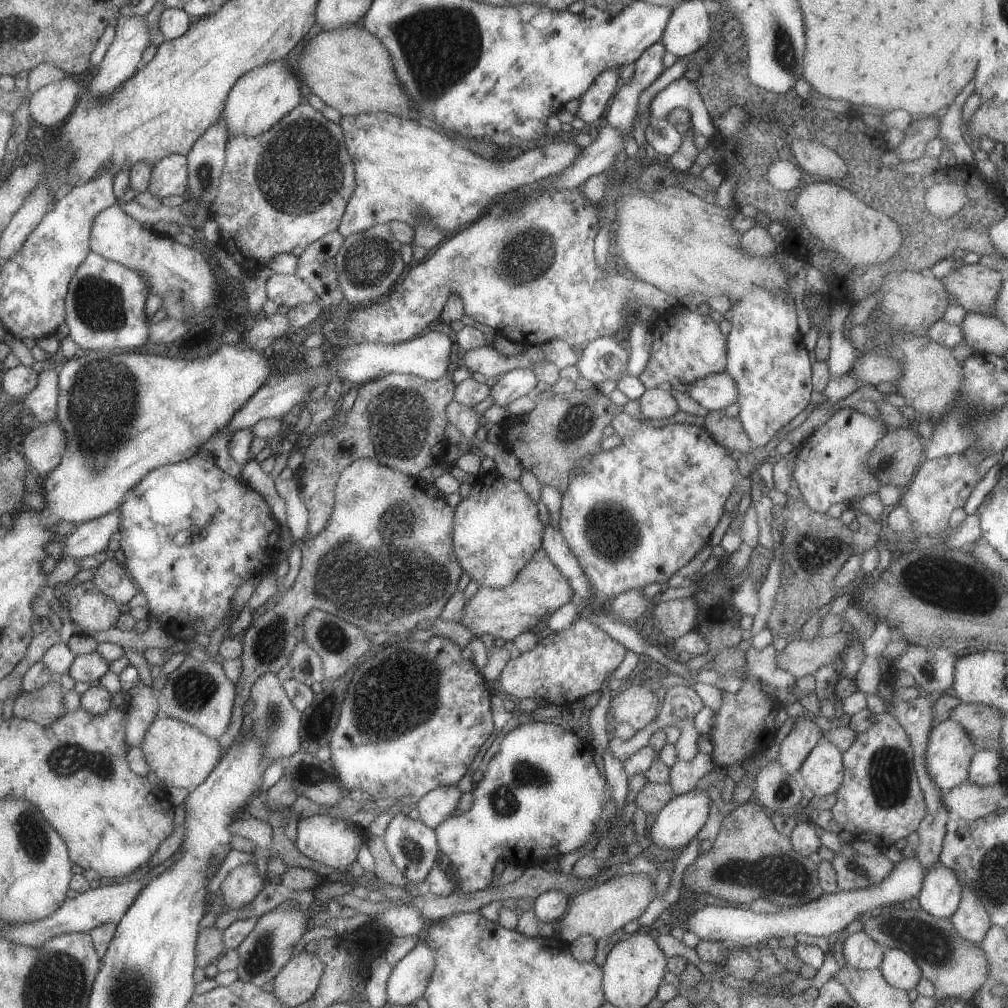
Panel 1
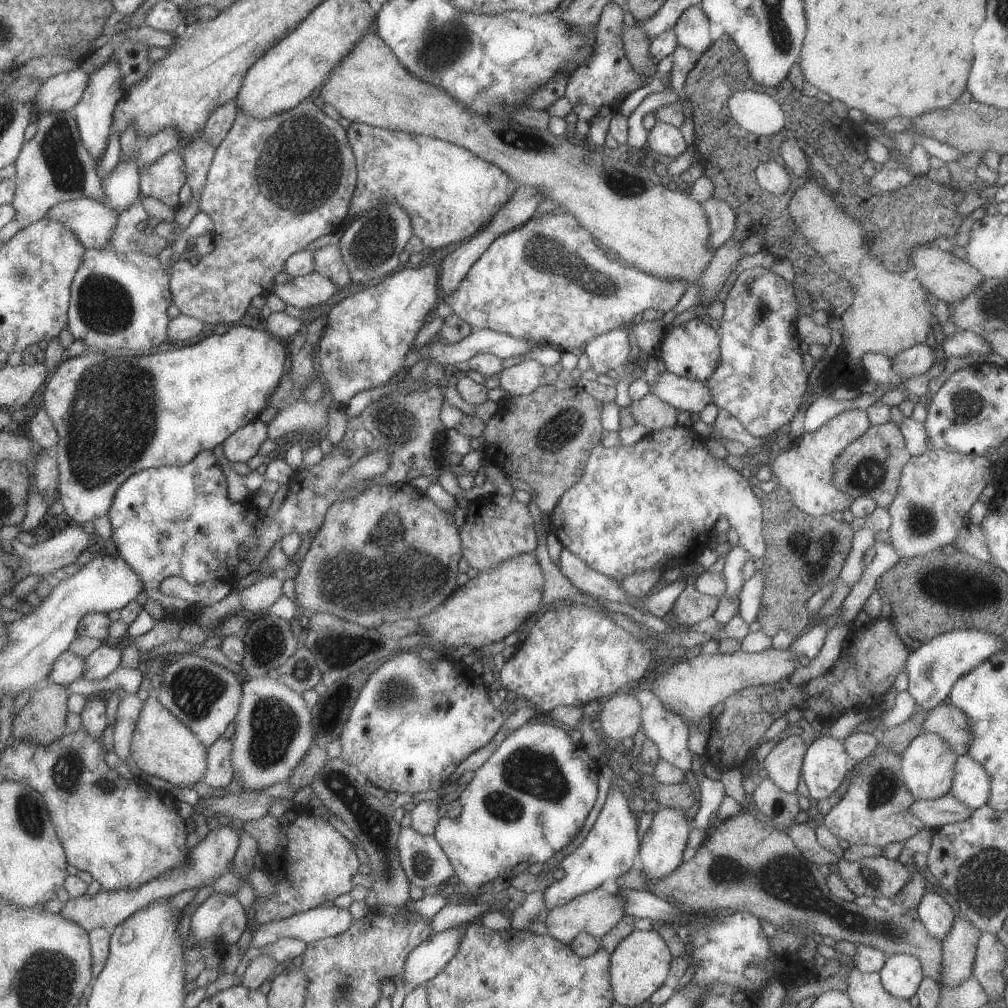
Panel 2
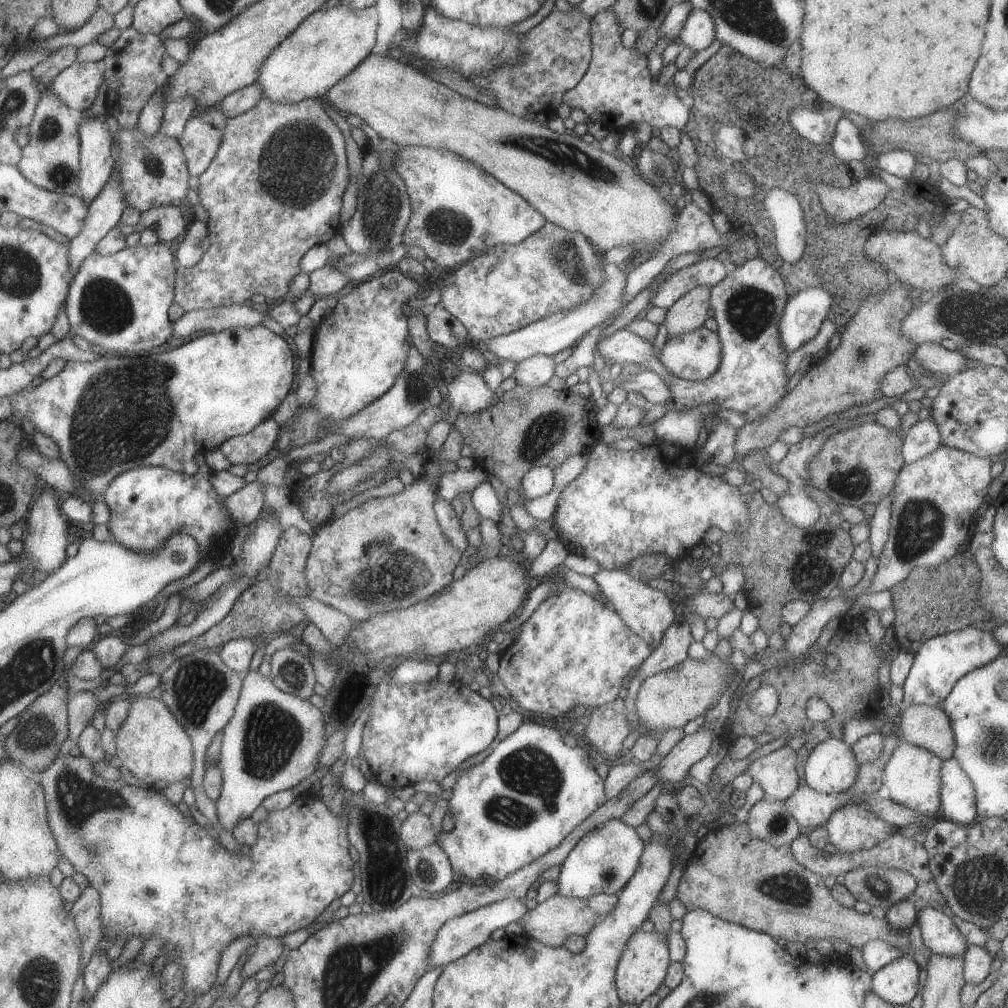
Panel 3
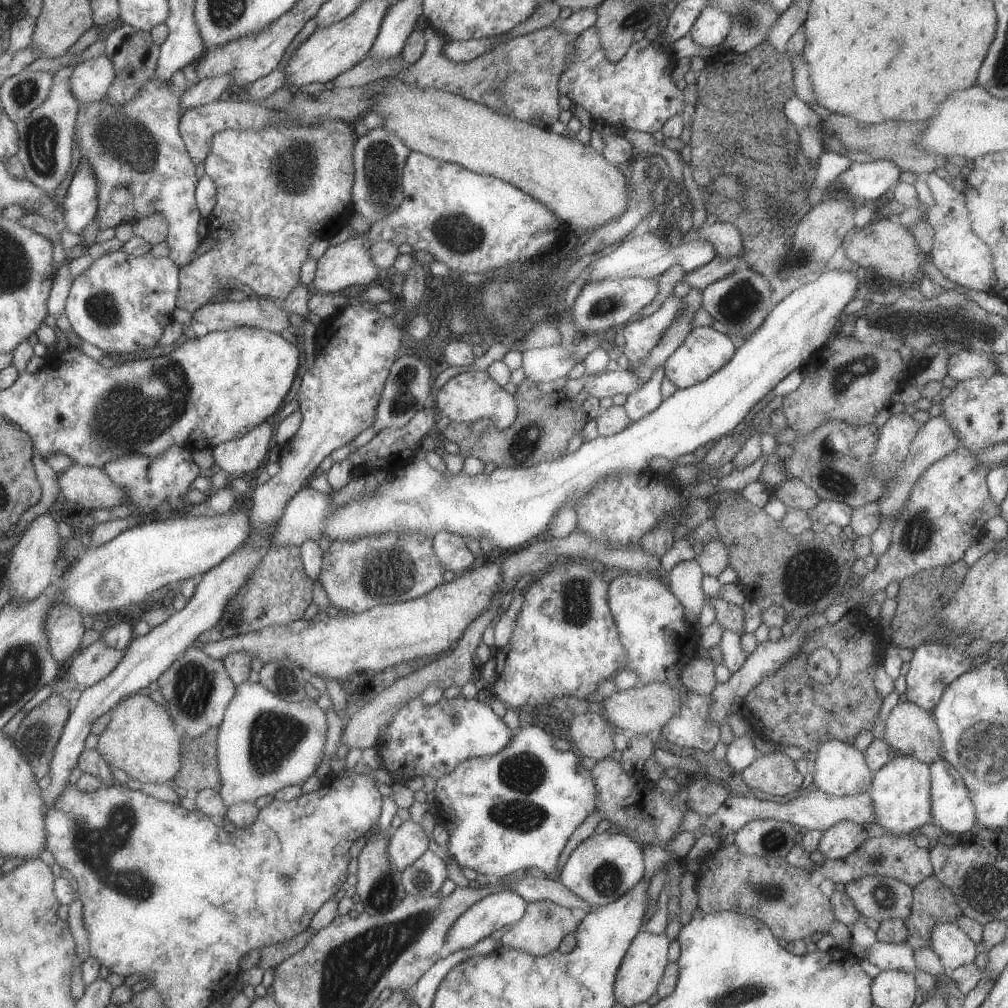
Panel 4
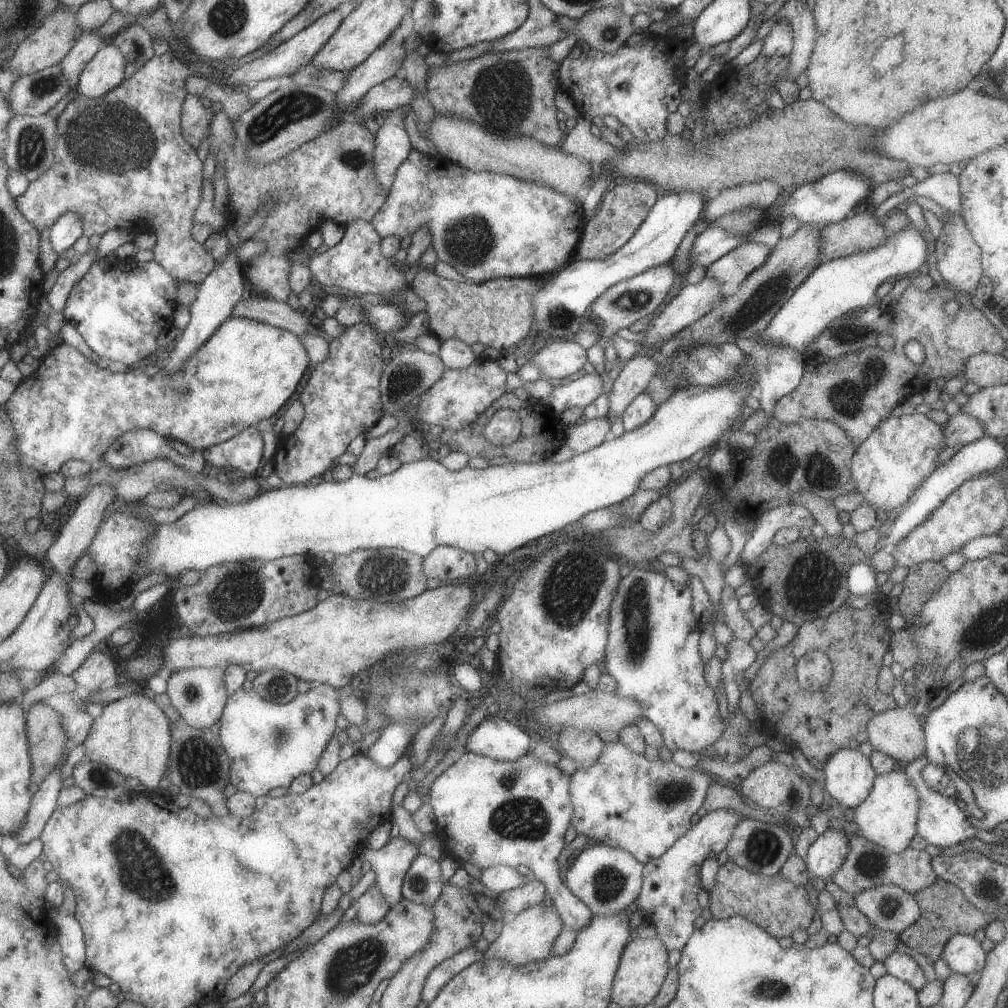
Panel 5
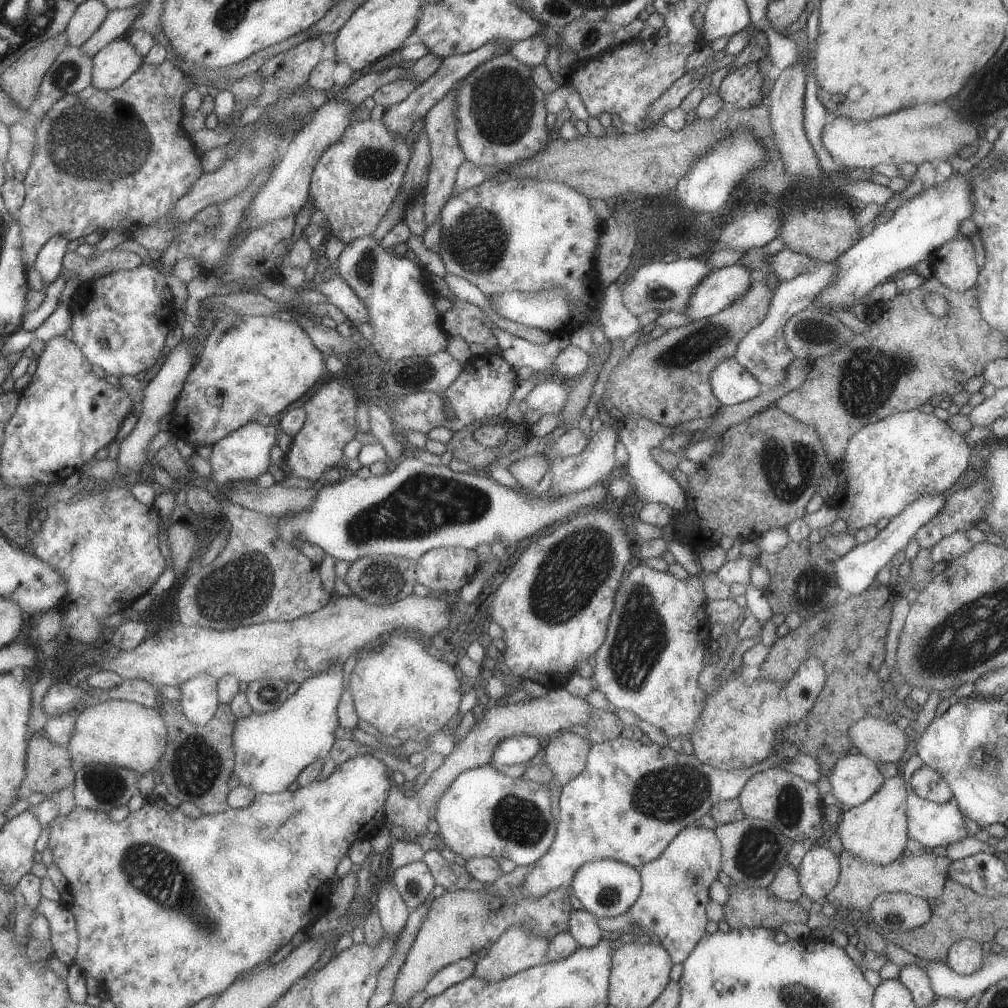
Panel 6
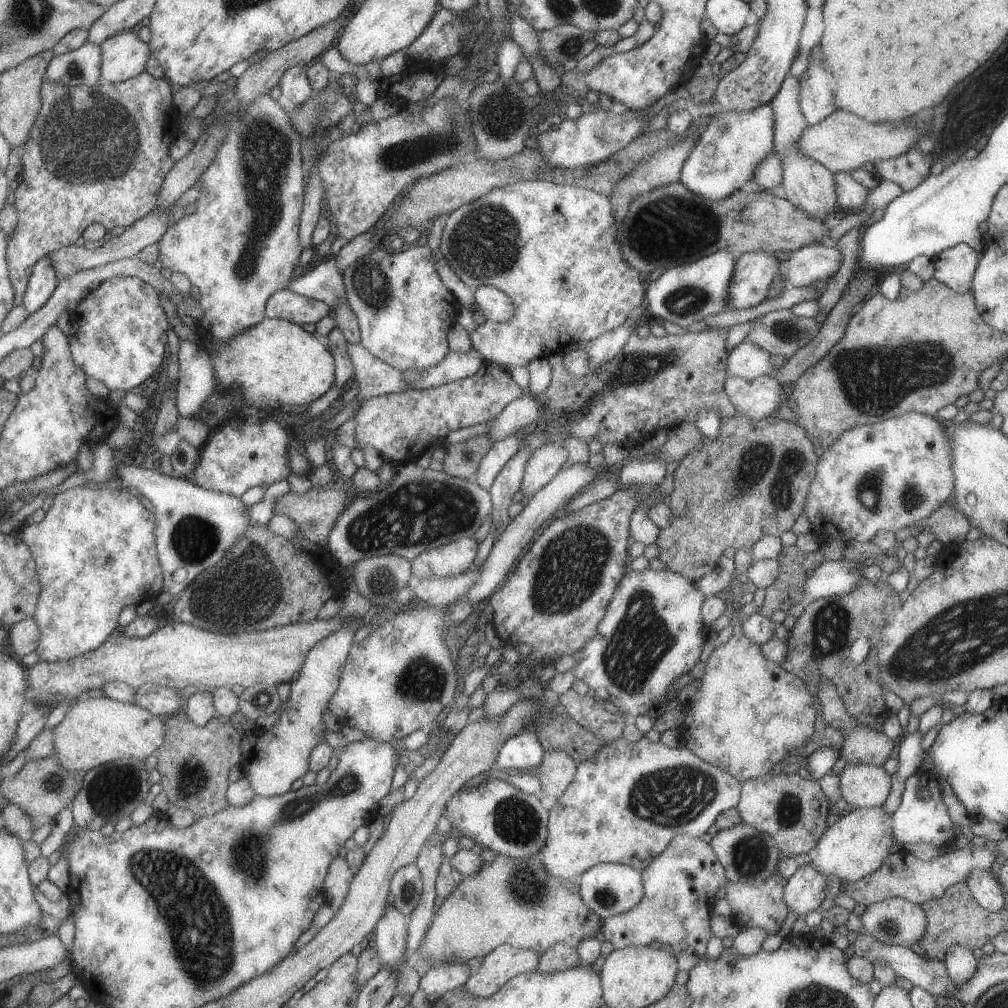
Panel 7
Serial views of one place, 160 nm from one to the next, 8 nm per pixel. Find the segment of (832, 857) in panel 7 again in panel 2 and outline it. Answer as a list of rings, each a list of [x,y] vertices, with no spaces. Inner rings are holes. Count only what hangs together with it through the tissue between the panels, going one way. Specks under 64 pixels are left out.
[[[920,733],[909,742],[909,746],[901,752],[901,782],[905,790],[913,796],[914,801],[937,800],[950,793],[953,781],[953,764],[957,754],[943,742],[937,734]]]

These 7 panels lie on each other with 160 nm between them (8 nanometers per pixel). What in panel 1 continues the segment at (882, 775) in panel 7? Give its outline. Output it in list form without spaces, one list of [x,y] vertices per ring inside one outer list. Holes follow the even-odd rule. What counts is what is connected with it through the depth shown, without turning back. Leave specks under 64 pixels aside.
[[[825,738],[817,742],[817,745],[807,754],[807,757],[799,766],[799,774],[804,781],[802,785],[811,789],[813,795],[816,796],[828,796],[835,793],[842,782],[842,771],[842,753],[837,749],[837,746],[834,746]]]

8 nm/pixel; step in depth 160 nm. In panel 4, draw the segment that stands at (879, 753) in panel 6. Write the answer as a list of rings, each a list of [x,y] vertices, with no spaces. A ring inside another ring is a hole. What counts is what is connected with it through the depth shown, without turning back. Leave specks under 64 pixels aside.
[[[909,701],[896,704],[885,721],[885,743],[924,763],[941,758],[940,734],[930,711]]]

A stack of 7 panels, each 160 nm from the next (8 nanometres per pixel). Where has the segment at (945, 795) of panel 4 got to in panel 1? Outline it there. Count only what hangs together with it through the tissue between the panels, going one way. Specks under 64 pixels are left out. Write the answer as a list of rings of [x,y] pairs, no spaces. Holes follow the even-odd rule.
[[[976,750],[969,763],[967,781],[986,787],[999,782],[1004,772],[1003,758],[996,750]]]

